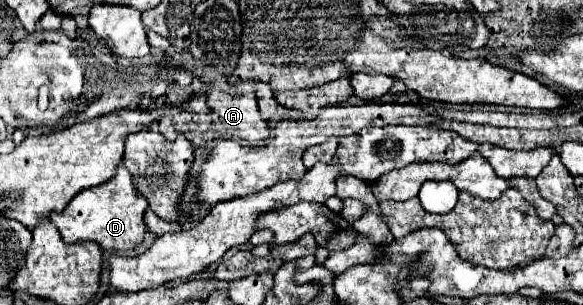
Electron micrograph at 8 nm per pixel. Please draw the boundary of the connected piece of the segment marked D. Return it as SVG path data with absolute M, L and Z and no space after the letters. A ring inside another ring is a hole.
M119 164L117 174L111 180L75 194L63 212L51 214L51 222L67 242L93 240L103 250L131 250L143 240L143 234L147 232L147 226L143 222L145 210L147 200L133 186L129 170Z

